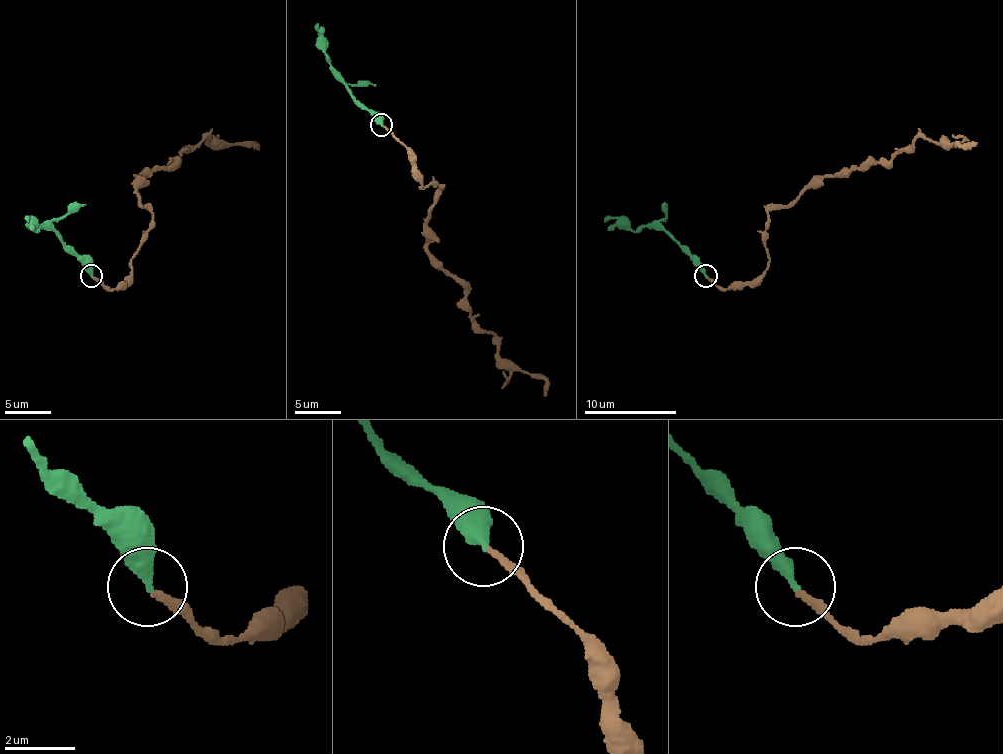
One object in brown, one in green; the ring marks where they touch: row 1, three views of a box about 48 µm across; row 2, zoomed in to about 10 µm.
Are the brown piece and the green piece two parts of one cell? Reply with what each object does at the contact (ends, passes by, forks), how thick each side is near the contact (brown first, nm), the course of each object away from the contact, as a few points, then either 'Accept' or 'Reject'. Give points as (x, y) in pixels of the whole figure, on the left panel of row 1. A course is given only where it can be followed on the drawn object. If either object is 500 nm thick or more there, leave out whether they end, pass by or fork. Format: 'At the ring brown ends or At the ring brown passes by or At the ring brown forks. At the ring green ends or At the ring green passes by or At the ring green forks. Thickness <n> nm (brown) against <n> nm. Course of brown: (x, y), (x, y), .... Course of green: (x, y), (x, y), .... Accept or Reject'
At the ring brown ends. At the ring green ends. Thickness 190 nm (brown) against 380 nm. Course of brown: (93, 277), (113, 289), (132, 273), (152, 213), (141, 204), (136, 176), (166, 169), (203, 137), (253, 142). Course of green: (90, 275), (51, 229), (40, 227), (35, 231), (35, 224), (28, 218), (28, 222). Accept

